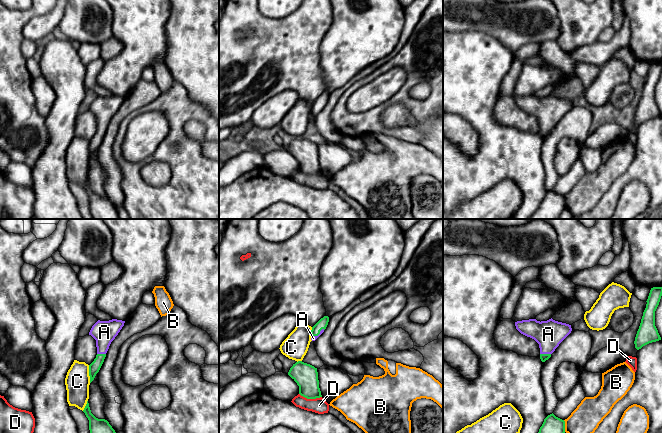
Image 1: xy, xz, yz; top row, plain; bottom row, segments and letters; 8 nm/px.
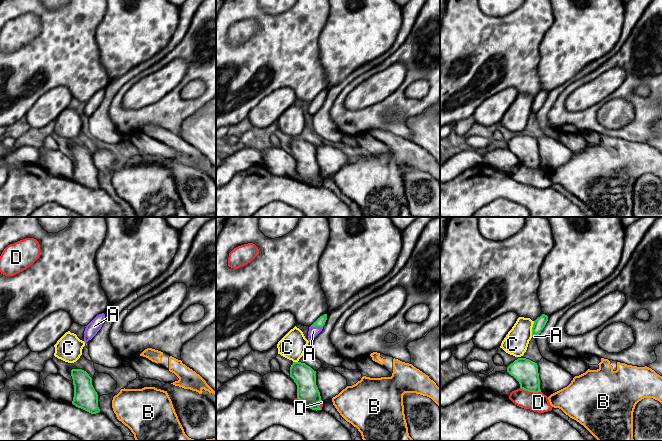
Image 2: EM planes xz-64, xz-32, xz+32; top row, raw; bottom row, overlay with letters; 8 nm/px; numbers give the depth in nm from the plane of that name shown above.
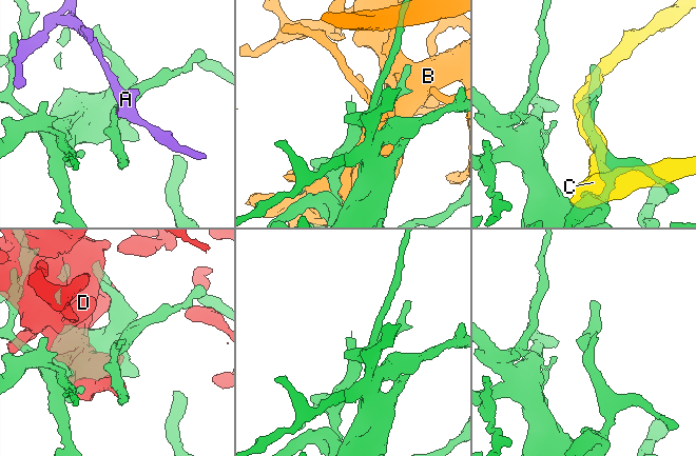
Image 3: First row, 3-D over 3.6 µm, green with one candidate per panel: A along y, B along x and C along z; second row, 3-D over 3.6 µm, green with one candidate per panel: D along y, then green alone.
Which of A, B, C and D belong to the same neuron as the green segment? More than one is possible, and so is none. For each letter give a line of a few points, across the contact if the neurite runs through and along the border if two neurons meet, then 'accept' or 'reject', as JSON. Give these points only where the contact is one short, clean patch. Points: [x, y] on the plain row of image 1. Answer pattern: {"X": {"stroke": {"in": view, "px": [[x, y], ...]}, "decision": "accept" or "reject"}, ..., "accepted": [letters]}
{"A": {"stroke": {"in": "yz", "px": [[543, 133], [545, 130], [548, 110]]}, "decision": "accept"}, "B": {"decision": "reject"}, "C": {"stroke": {"in": "xy", "px": [[88, 141], [90, 158]]}, "decision": "reject"}, "D": {"decision": "reject"}, "accepted": ["A"]}

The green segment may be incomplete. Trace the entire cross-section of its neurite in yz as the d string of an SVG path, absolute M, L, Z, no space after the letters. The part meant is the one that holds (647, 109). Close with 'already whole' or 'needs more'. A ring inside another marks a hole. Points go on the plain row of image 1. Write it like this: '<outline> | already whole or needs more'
M653 63L650 66L646 84L643 88L641 99L635 113L635 124L641 125L643 122L661 116L655 102L655 87L662 72L662 63Z | already whole

